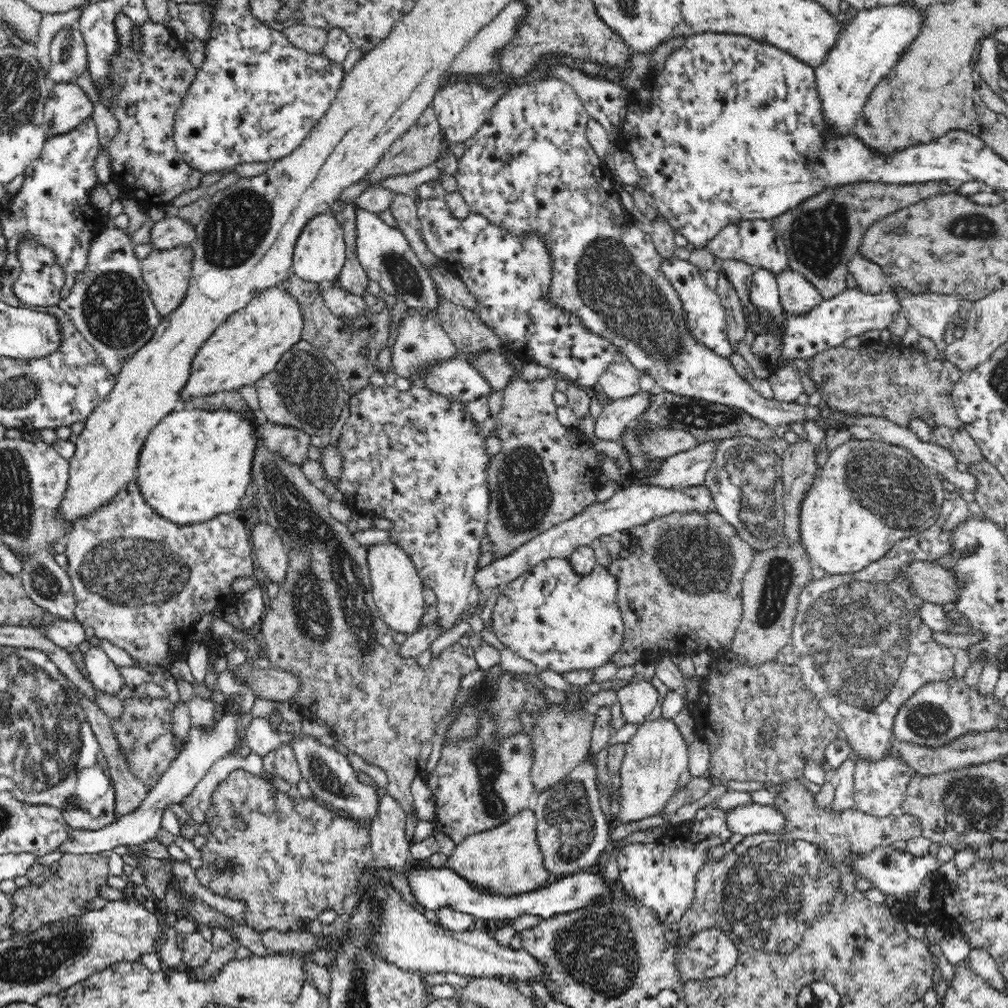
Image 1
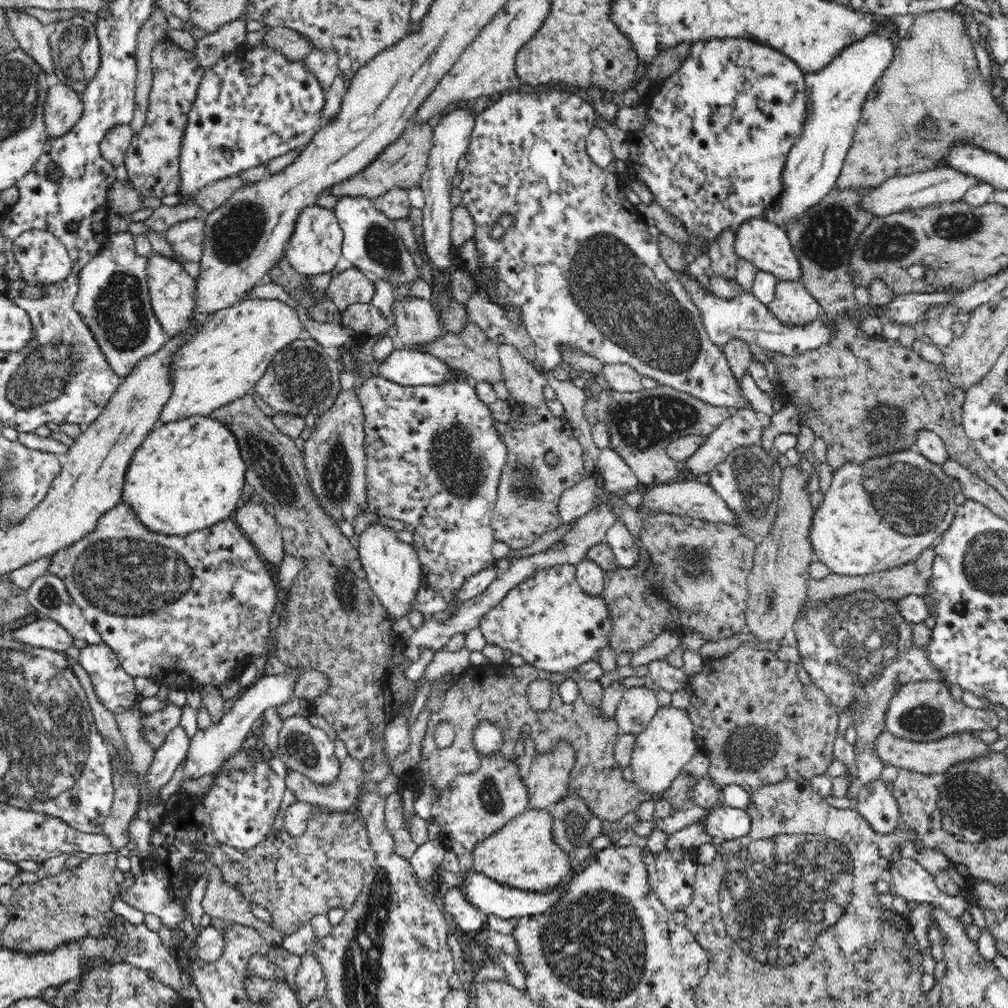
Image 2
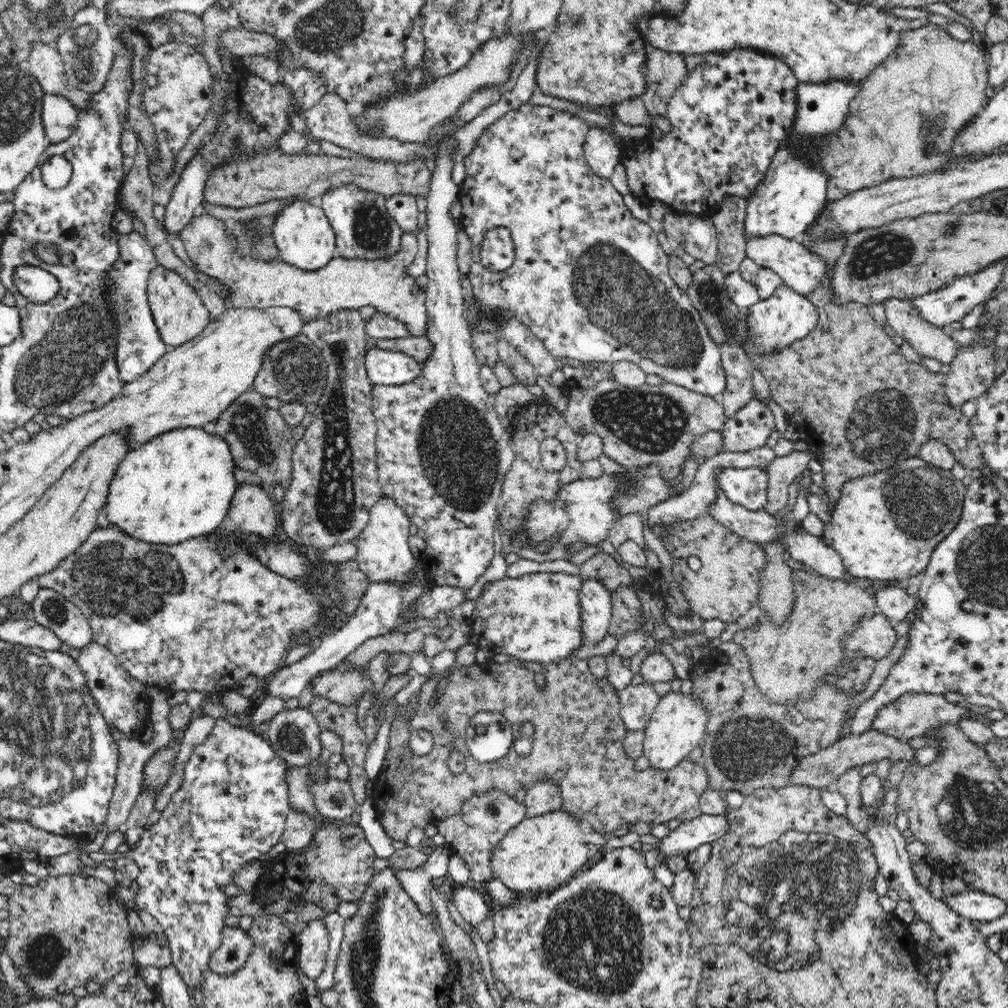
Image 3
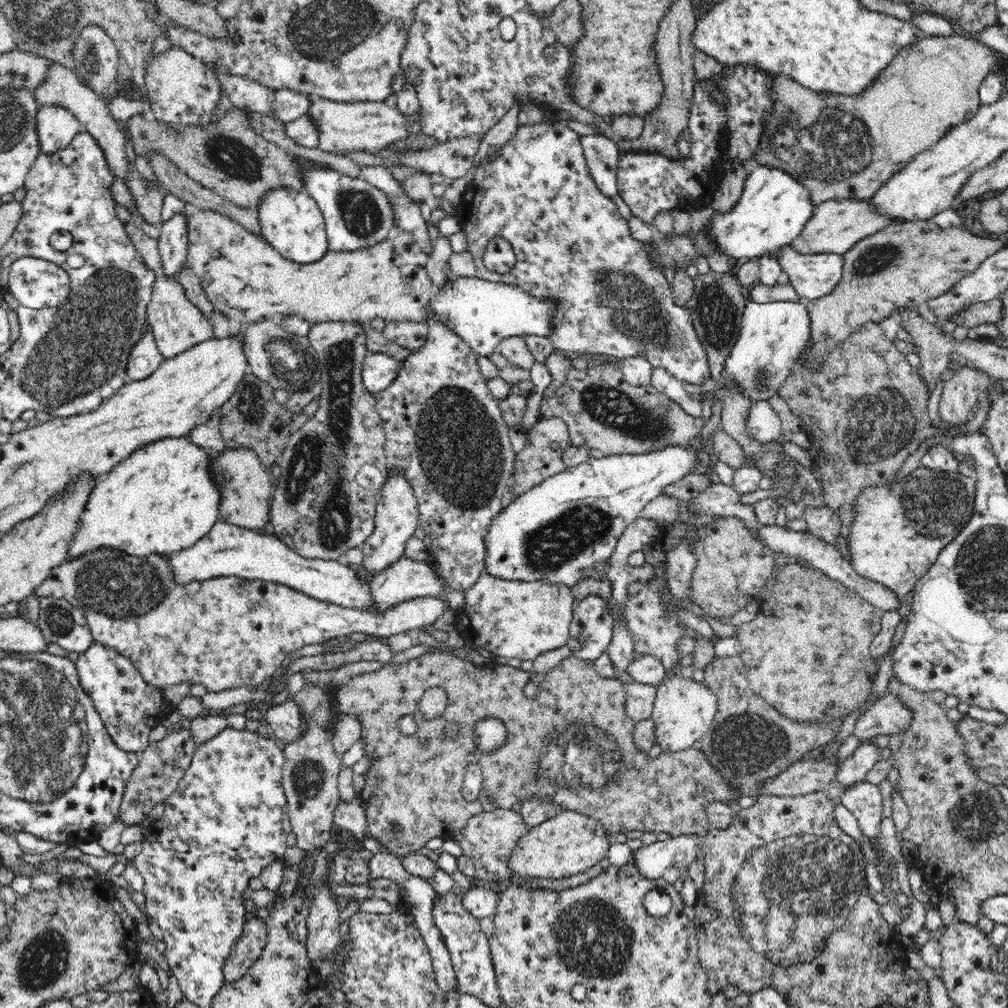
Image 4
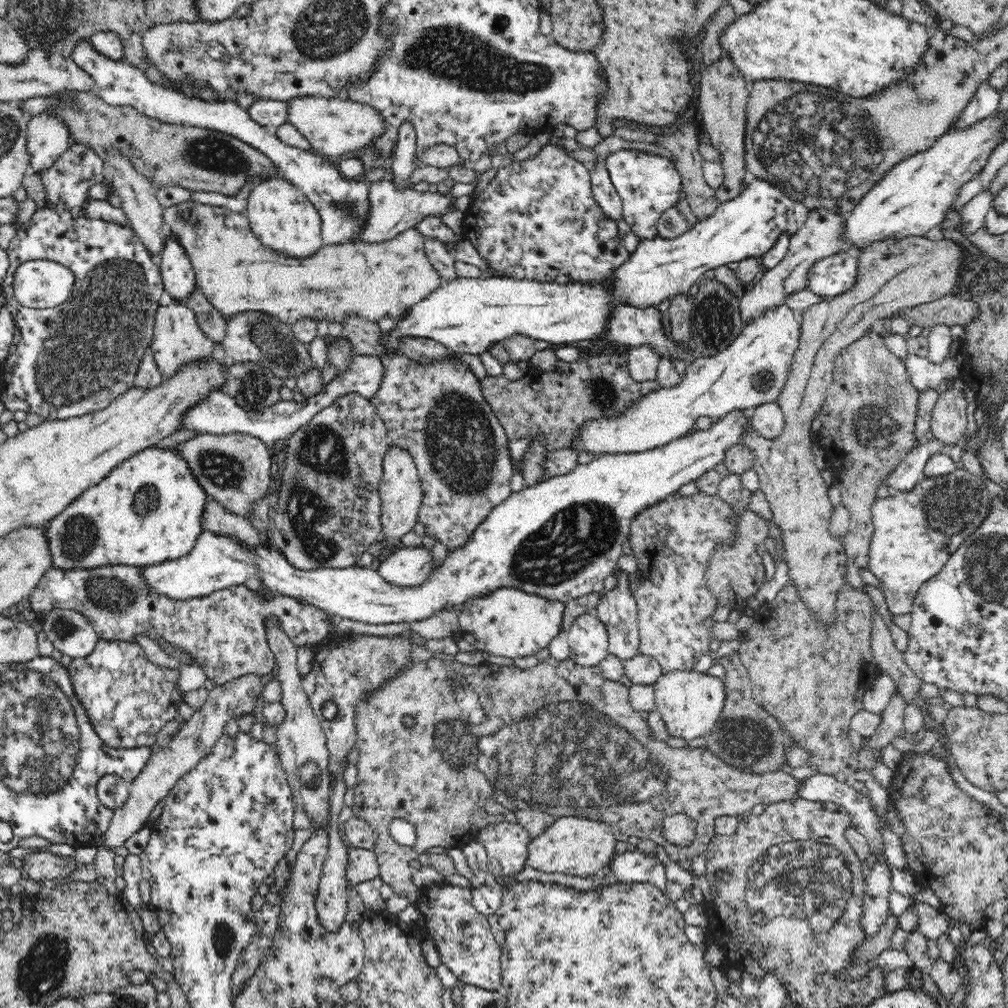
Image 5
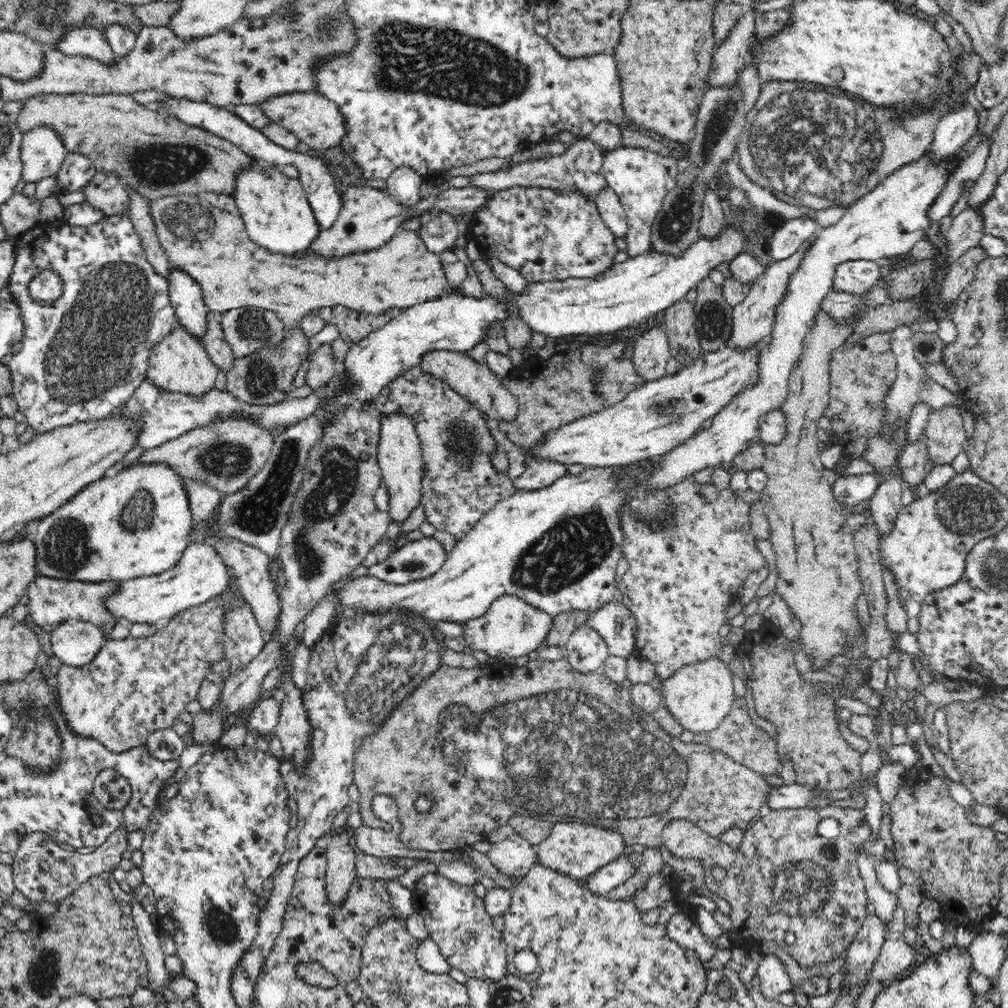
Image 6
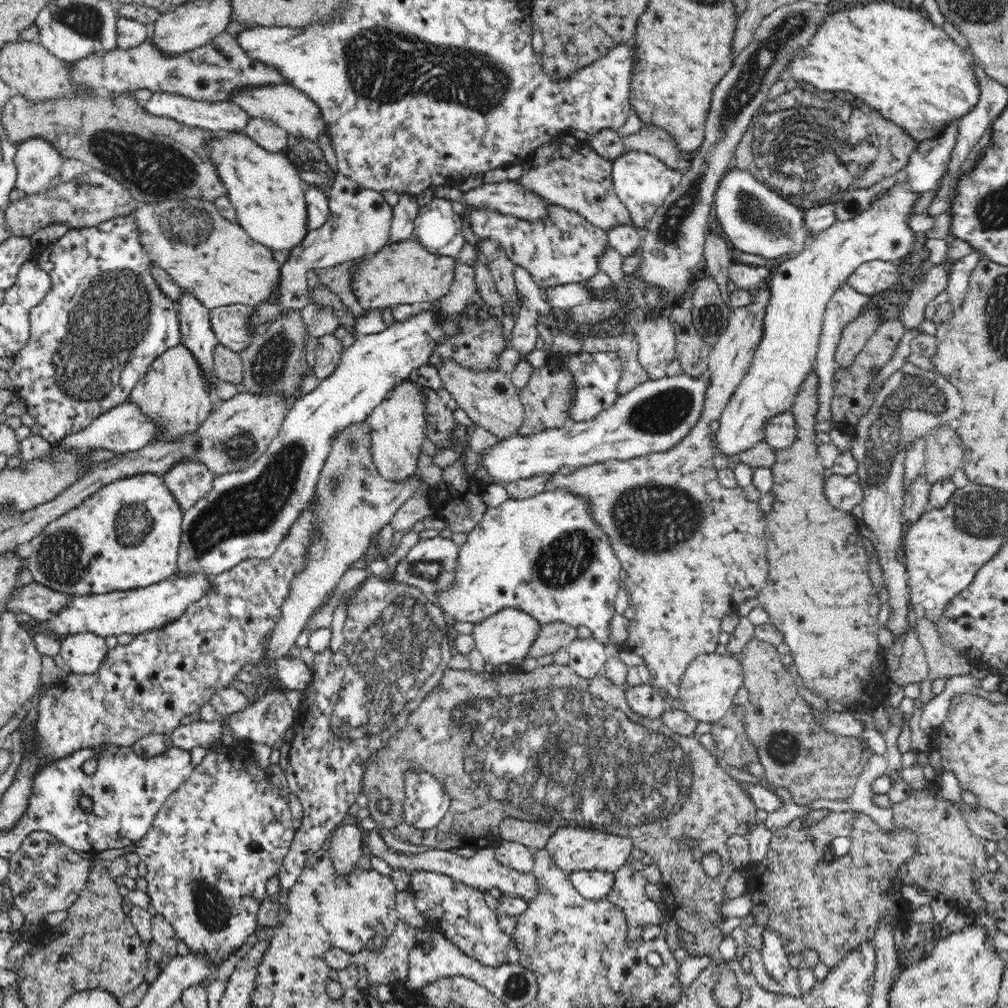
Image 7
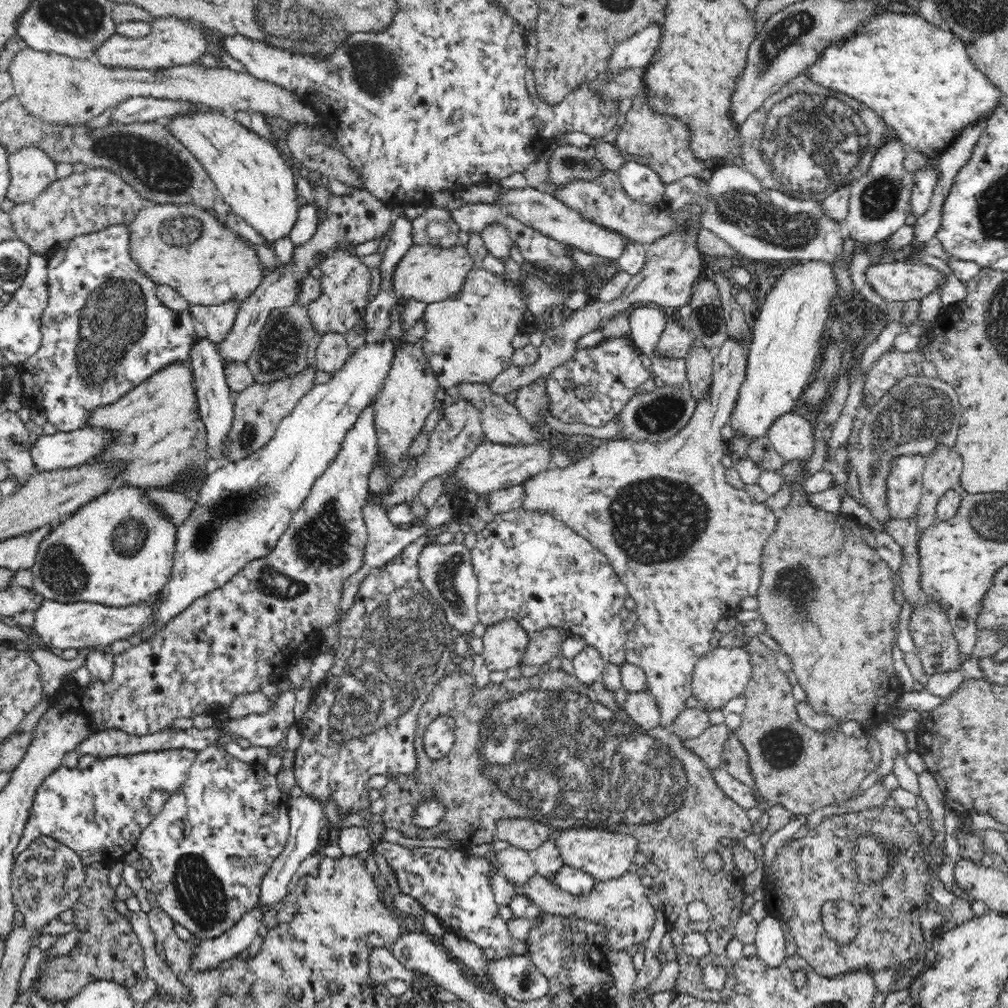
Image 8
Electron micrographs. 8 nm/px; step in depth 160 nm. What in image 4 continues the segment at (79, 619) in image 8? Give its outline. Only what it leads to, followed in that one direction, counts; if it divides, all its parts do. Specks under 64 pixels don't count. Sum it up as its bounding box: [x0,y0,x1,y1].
[167,444,707,611]

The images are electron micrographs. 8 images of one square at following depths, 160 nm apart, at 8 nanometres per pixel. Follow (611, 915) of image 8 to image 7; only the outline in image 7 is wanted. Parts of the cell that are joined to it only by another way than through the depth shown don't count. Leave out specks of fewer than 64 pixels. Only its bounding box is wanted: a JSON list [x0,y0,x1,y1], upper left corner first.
[365,831,661,928]

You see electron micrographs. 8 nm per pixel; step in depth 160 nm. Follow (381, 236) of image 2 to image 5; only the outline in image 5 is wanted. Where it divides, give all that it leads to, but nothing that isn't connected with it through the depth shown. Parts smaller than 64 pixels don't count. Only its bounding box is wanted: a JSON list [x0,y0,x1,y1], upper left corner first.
[70,38,368,244]

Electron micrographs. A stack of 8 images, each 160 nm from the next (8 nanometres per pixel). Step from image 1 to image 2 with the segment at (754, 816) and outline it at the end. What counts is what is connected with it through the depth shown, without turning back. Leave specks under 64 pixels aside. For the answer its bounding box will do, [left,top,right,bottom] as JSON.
[700,806,750,840]

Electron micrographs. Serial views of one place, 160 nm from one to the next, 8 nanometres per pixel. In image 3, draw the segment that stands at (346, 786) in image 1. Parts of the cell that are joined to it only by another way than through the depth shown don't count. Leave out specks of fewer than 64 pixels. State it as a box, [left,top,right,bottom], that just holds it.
[266,708,325,766]

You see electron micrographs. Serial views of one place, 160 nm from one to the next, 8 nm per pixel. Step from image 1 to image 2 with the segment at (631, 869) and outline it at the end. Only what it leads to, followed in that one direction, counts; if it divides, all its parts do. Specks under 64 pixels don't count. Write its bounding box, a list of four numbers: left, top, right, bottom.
[646,849,698,914]

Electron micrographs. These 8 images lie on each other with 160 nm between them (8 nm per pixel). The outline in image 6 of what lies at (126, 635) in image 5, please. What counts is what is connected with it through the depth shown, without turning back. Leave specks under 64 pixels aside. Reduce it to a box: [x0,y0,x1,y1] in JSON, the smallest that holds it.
[27,576,265,668]

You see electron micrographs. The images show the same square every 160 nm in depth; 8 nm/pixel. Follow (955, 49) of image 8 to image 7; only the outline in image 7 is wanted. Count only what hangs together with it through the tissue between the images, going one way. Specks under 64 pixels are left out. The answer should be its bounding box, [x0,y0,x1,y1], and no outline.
[787,2,981,143]

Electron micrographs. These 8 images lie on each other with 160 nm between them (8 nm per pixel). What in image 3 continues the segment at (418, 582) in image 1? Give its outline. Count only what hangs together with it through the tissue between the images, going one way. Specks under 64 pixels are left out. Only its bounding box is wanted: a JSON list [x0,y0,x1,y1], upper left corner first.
[354,495,420,584]

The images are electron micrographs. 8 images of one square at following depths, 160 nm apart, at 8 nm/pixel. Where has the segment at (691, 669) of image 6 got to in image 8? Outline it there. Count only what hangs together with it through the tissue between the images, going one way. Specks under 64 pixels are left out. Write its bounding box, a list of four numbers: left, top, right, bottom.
[691,647,753,710]

